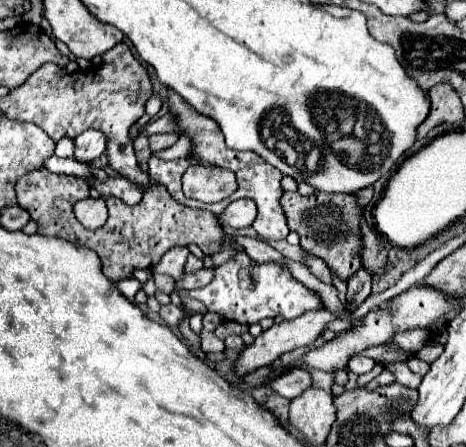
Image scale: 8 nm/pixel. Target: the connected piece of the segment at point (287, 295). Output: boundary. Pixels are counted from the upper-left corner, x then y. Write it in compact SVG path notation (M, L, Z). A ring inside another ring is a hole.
M237 255L235 259L223 263L215 271L215 279L195 291L179 291L179 297L191 297L201 303L211 313L217 313L225 321L235 321L235 323L259 323L265 317L277 317L281 315L283 319L295 319L303 315L305 311L319 309L323 303L305 285L301 285L283 265L277 263L253 263L247 259L247 255Z

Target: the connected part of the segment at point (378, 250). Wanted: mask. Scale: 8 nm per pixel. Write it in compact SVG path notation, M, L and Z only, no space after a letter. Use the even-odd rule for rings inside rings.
M361 217L361 233L363 233L363 253L361 253L361 263L367 267L371 273L379 271L387 263L387 249L383 247L379 235L367 225L367 221Z

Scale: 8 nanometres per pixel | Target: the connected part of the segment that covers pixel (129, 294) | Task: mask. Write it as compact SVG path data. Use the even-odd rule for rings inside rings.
M125 279L125 281L119 281L117 283L117 289L129 299L129 301L135 301L135 295L137 291L141 289L141 283L137 279Z

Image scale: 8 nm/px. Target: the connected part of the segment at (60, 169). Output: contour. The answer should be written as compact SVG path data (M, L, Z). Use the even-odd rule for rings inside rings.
M51 157L51 161L45 163L45 167L49 171L55 171L55 173L65 173L65 175L77 175L81 179L87 181L87 177L93 177L91 173L91 167L85 165L85 163L79 163L75 159L59 159L59 157Z

